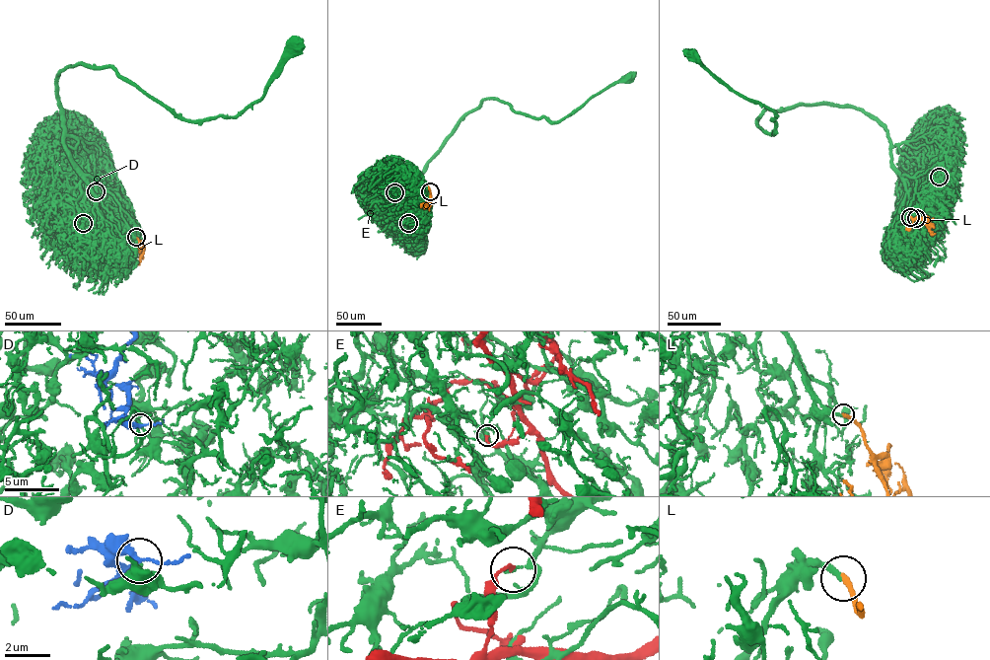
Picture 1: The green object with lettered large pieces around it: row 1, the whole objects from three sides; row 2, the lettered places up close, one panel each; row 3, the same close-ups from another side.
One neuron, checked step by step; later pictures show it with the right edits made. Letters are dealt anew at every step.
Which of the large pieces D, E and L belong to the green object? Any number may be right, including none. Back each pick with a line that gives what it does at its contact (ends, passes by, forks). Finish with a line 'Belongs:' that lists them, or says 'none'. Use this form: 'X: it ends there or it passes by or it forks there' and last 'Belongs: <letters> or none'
L: it ends there
Belongs: L

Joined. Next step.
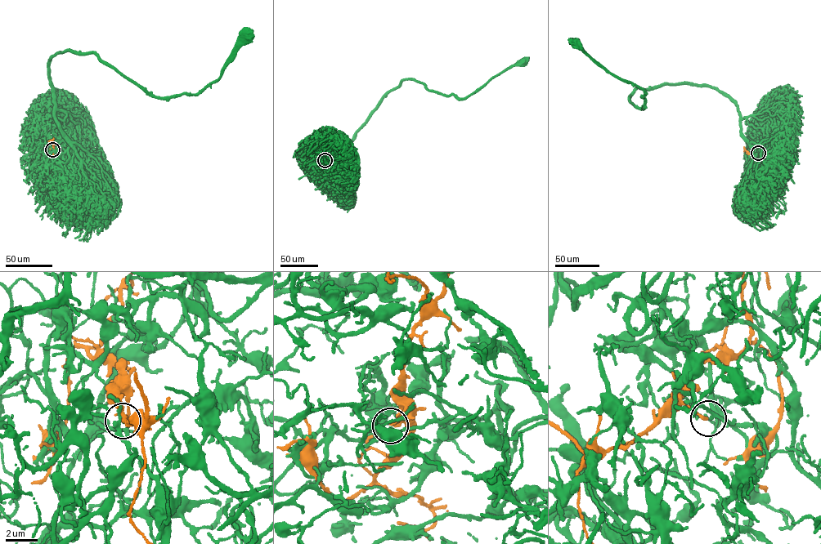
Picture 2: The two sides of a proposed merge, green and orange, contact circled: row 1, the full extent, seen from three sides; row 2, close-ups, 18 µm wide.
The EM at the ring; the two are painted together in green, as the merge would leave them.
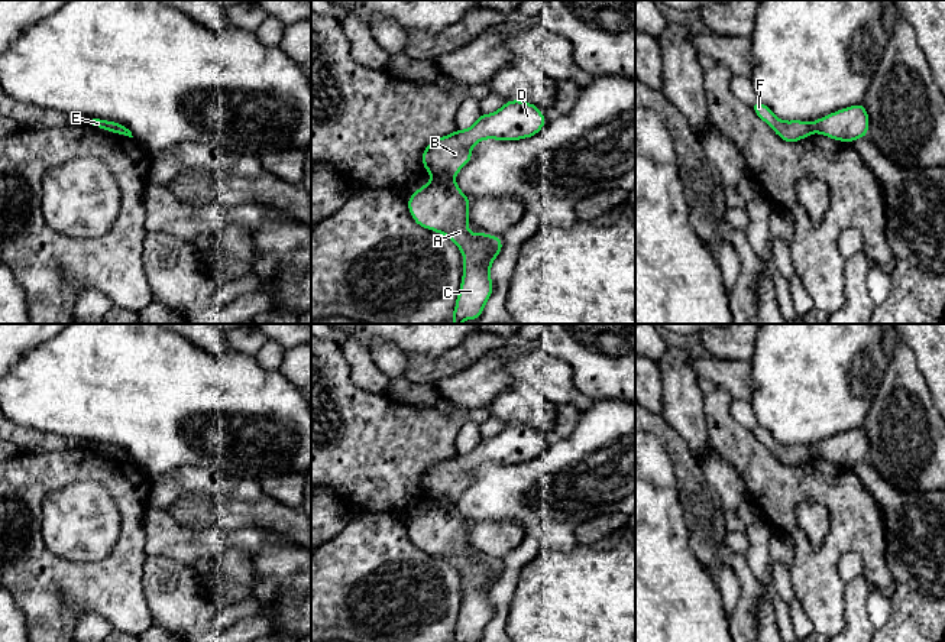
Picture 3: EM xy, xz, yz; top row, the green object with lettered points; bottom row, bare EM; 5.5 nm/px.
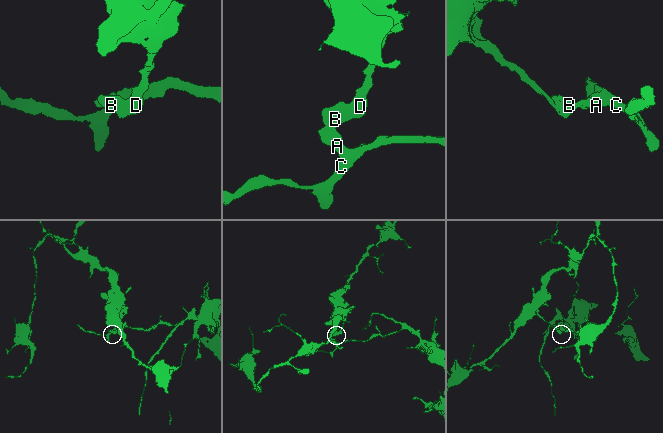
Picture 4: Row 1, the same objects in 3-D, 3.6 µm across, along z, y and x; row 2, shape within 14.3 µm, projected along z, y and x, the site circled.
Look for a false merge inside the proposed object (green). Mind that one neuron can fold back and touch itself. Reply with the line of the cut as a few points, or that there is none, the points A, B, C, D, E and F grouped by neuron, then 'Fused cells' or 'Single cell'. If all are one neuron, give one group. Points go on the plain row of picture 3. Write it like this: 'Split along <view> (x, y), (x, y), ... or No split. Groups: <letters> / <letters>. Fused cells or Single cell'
Split along xz (436, 499), (453, 502). Groups: A C E / B D F. Fused cells

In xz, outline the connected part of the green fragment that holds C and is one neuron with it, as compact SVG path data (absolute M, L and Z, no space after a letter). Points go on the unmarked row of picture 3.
M436 500L430 503L407 526L410 538L418 549L444 558L463 578L463 600L452 642L479 642L493 615L491 588L502 574L501 561L483 555L475 558L469 554L470 522L460 515L454 502Z

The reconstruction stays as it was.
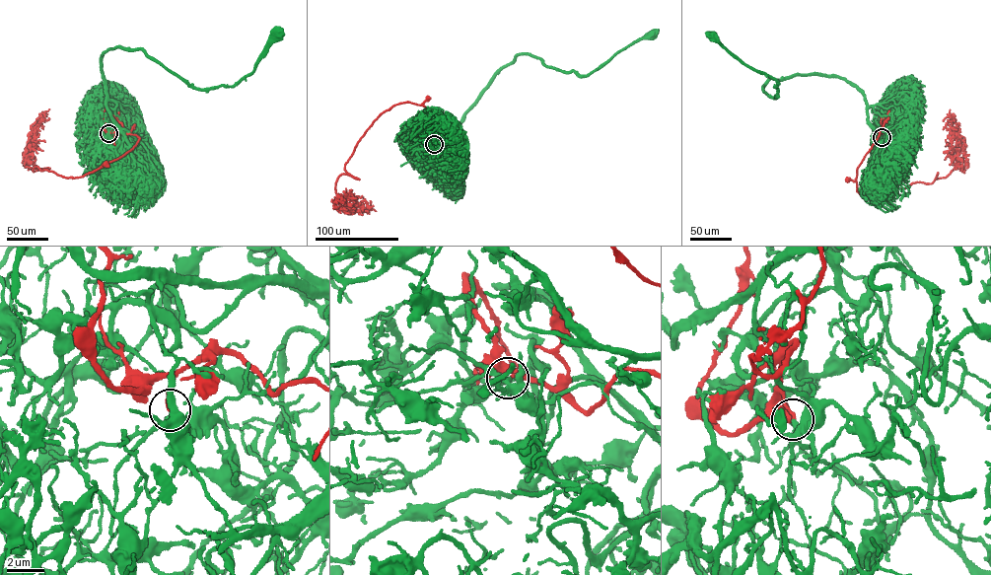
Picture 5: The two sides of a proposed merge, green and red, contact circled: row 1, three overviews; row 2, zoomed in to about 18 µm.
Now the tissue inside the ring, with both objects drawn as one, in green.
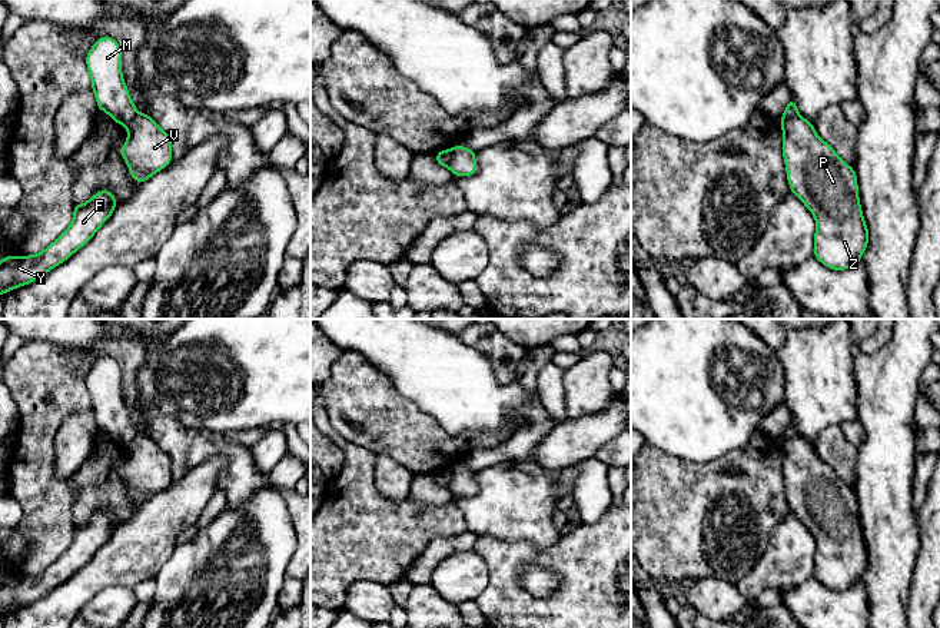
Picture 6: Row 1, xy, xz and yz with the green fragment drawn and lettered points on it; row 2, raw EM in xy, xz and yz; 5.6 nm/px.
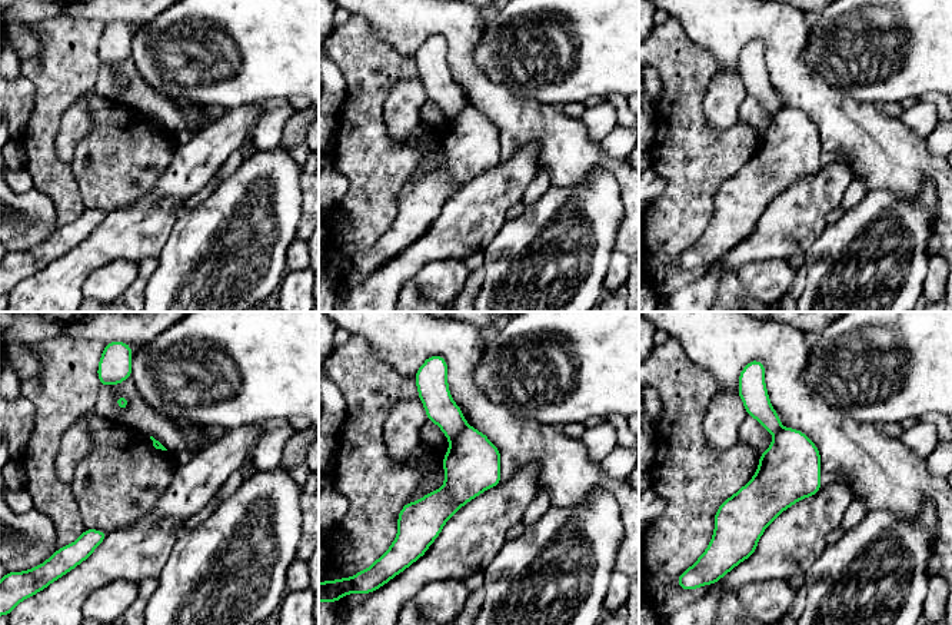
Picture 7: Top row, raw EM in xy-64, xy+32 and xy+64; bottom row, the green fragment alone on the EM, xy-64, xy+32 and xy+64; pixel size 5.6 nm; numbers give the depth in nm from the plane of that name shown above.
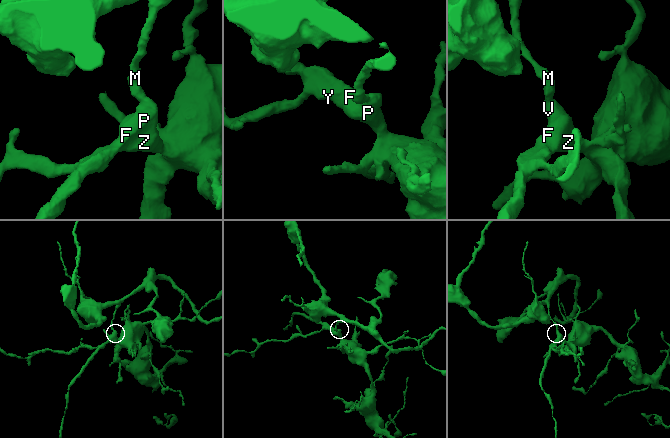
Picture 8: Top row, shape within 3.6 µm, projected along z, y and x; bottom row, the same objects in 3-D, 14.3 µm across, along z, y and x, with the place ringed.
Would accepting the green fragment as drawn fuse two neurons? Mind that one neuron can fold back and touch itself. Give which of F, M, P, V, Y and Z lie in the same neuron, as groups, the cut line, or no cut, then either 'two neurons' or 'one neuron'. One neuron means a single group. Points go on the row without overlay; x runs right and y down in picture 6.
F P V Y Z / M; cut in xz along (452, 469), (452, 478), (447, 487); two neurons

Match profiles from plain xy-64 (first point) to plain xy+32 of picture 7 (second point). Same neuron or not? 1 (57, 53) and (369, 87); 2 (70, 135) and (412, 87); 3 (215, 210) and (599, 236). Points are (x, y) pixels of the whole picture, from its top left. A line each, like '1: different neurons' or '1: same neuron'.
1: same neuron
2: same neuron
3: same neuron

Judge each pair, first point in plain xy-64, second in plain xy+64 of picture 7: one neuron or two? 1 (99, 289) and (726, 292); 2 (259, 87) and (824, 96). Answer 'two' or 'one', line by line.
1: two
2: two

